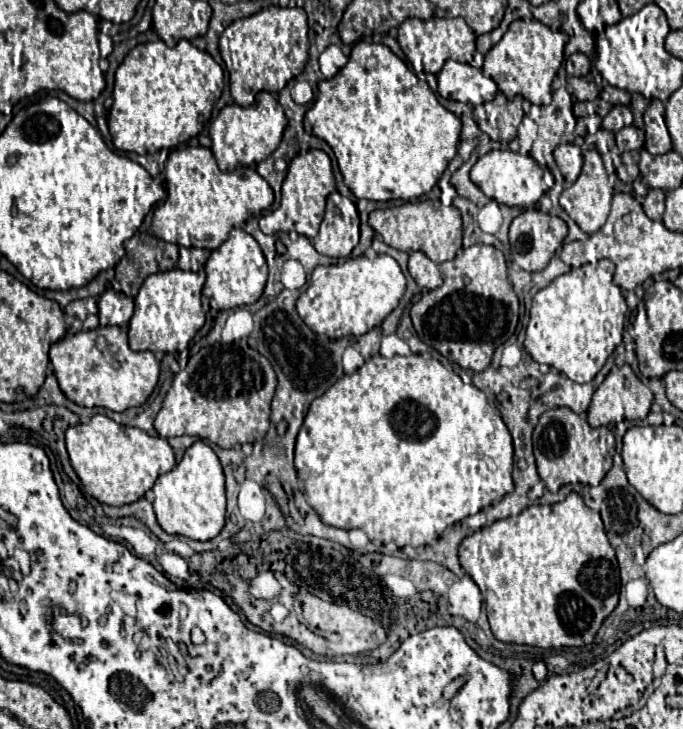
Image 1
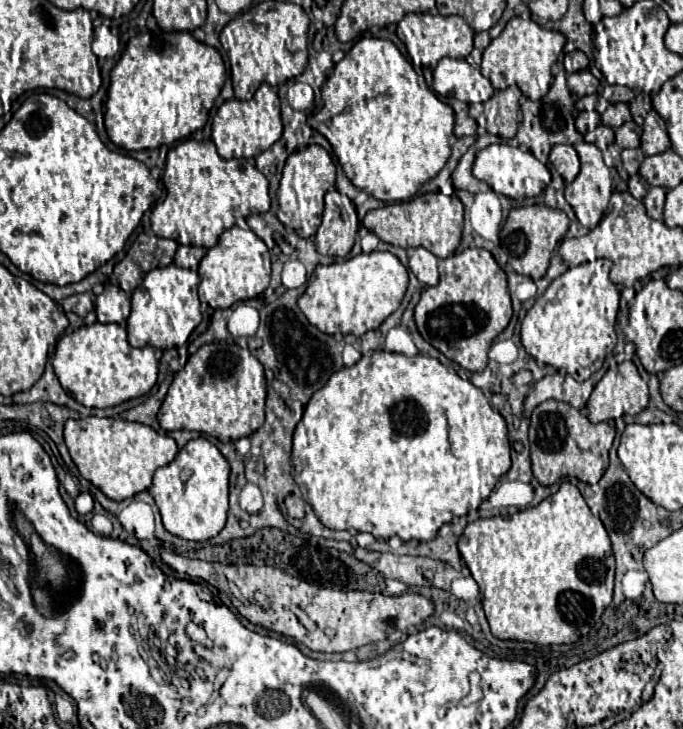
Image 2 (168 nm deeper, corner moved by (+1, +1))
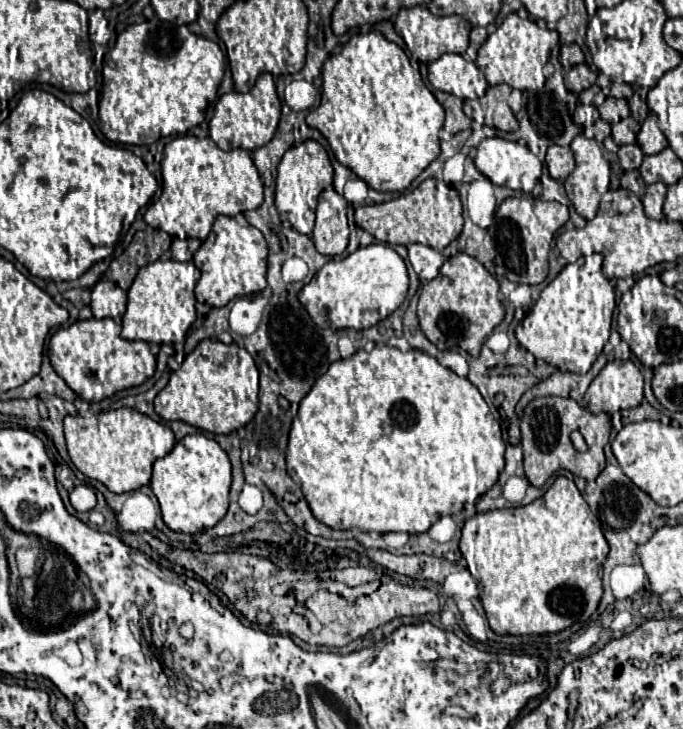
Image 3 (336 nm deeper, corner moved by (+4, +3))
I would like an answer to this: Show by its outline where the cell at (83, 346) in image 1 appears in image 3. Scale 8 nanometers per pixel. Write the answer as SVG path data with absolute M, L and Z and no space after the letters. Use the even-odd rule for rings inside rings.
M88 319L88 321L76 321L68 329L58 329L48 345L48 357L54 367L54 371L66 381L66 385L84 401L102 401L118 391L142 385L146 379L150 379L156 371L156 357L150 353L150 345L146 341L126 341L120 336L122 325L114 319Z

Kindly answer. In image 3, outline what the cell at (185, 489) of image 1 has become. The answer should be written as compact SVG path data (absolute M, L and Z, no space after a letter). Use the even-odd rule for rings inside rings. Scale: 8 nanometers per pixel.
M202 433L186 435L174 449L154 463L150 489L160 501L164 523L178 533L198 533L214 527L228 511L230 491L230 461L214 439Z

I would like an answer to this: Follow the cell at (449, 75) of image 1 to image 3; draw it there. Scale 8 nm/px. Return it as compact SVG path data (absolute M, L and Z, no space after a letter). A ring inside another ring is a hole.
M446 53L428 65L428 81L434 89L460 99L480 99L488 89L488 81L474 61L466 61L462 55L452 53Z

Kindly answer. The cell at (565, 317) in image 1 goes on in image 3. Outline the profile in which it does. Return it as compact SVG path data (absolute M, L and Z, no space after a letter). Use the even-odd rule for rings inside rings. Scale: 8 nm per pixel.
M592 253L590 257L580 257L576 263L566 265L540 293L530 313L518 323L516 339L536 359L544 359L548 365L570 373L590 371L610 337L616 307L614 287L602 273L602 261L604 257L600 253Z

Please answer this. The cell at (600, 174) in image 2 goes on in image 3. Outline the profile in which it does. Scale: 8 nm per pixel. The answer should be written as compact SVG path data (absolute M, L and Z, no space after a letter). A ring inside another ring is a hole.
M578 135L570 149L576 157L576 169L564 181L566 195L578 215L590 221L598 211L602 195L610 189L610 163L602 157L598 143L584 135Z

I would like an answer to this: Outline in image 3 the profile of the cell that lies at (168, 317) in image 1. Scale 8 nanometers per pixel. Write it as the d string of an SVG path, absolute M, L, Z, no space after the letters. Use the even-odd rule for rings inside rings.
M158 259L140 269L132 287L128 289L128 309L122 315L122 337L158 345L184 341L186 331L196 319L194 287L198 279L200 271L194 267L194 263L178 263L172 259Z

